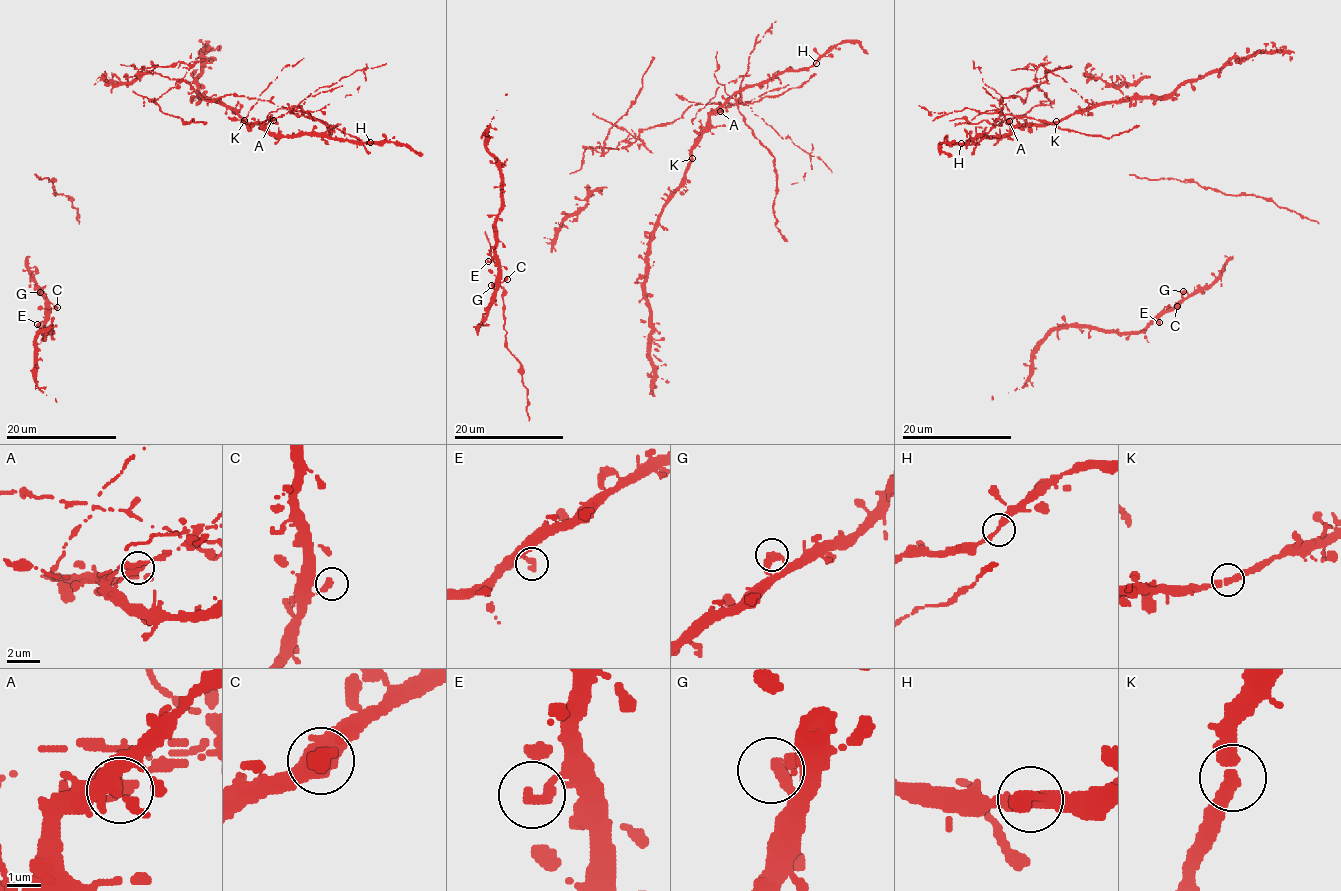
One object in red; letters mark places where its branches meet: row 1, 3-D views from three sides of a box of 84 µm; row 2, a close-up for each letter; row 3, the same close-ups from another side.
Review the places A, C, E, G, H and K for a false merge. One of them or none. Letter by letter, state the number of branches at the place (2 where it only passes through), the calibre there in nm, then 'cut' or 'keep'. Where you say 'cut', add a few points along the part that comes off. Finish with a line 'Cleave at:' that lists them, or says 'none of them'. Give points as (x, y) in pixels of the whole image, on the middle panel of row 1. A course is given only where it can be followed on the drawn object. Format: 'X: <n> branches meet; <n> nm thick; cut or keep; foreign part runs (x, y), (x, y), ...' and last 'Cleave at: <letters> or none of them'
A: 2 branches meet; 320 nm thick; cut; foreign part runs (720, 110), (735, 105), (690, 105), (604, 153), (608, 130), (655, 57)
C: 1 branches meet; 400 nm thick; keep
E: 1 branches meet; 440 nm thick; keep
G: 1 branches meet; 400 nm thick; keep
H: 2 branches meet; 320 nm thick; keep
K: 2 branches meet; 340 nm thick; keep
Cleave at: A

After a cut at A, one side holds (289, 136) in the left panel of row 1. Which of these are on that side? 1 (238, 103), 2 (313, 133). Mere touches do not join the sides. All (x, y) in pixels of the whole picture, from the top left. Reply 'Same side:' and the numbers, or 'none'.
Same side: 1, 2

